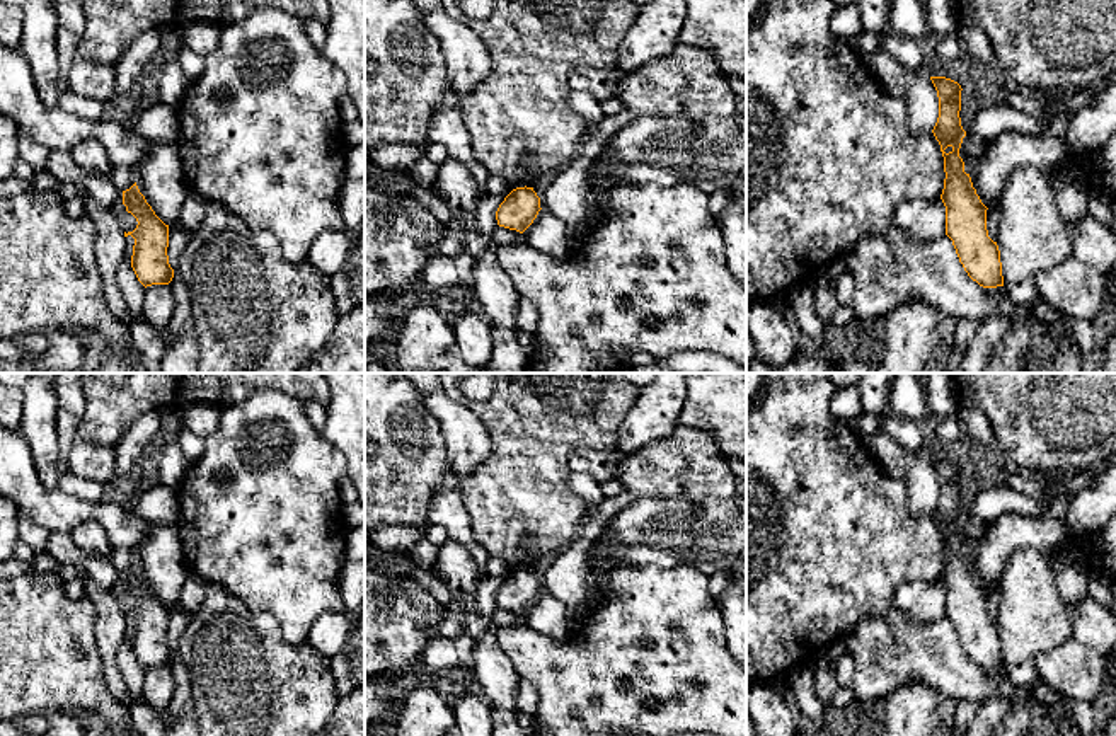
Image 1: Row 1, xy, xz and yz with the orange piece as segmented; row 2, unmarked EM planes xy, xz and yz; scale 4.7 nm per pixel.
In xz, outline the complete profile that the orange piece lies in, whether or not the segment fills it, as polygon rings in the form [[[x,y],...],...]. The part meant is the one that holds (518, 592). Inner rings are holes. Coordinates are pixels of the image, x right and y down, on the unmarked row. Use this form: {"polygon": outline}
{"polygon": [[[516,569],[499,586],[496,601],[499,608],[523,615],[533,605],[540,591],[540,579],[533,569]]]}

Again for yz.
{"polygon": [[[930,458],[939,479],[939,499],[932,511],[944,538],[946,617],[952,622],[968,658],[983,670],[1004,668],[1000,632],[988,618],[987,588],[973,569],[959,530],[966,513],[961,508],[961,467],[946,458]]]}

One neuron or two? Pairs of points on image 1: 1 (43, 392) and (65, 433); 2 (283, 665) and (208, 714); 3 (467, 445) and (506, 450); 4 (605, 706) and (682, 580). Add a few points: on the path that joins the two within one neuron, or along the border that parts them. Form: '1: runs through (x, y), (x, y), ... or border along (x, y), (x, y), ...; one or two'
1: border along (53, 390), (57, 399), (57, 448), (60, 454); two
2: runs through (264, 684), (234, 714), (227, 714); one
3: border along (474, 413), (491, 440), (491, 454), (464, 477); two
4: runs through (617, 675), (636, 656), (636, 638), (663, 610); one

